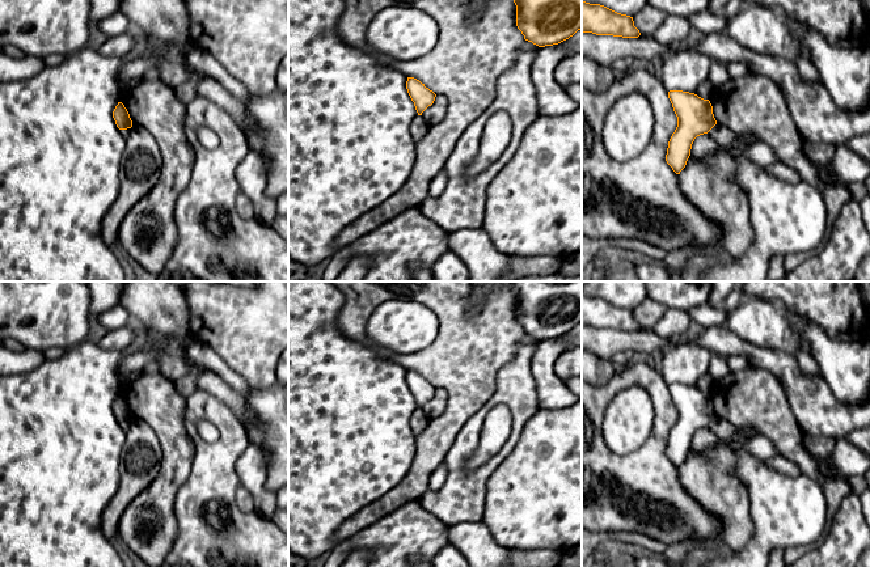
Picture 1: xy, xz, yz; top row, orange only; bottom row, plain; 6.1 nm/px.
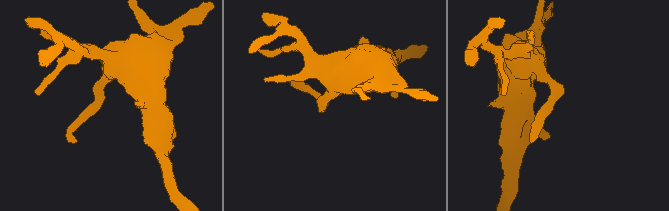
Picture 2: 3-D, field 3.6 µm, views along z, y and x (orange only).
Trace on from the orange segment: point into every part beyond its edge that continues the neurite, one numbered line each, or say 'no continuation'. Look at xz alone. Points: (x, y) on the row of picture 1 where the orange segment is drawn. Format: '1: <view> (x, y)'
no continuation

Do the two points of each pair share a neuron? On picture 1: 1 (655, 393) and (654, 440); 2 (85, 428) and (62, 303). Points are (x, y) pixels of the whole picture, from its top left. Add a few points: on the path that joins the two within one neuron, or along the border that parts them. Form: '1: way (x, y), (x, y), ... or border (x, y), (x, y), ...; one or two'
1: way (662, 405), (661, 428); one
2: border (84, 339), (66, 350); two

